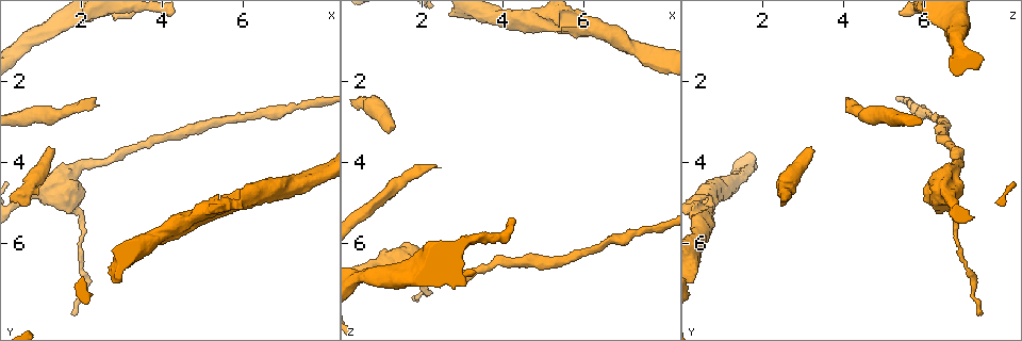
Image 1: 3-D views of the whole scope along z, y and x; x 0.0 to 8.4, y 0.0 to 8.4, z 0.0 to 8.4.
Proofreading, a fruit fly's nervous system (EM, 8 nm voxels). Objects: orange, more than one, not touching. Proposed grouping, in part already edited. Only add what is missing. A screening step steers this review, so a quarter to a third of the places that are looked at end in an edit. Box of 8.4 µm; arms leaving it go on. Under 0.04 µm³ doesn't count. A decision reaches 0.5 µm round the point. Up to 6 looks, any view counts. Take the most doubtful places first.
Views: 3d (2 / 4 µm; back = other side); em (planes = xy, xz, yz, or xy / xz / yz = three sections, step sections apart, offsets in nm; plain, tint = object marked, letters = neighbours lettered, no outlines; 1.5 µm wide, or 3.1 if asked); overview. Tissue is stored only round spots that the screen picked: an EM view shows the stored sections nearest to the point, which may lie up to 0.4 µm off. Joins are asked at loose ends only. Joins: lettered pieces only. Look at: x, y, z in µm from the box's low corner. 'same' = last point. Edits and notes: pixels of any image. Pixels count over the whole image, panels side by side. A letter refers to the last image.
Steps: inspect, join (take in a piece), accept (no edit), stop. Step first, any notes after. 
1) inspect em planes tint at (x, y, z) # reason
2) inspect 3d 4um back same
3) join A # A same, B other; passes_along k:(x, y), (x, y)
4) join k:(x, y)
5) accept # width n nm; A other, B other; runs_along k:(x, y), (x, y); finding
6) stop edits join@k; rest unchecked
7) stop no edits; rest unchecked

inspect 3d 4um at (2.40, 2.60, 4.15) # an open end

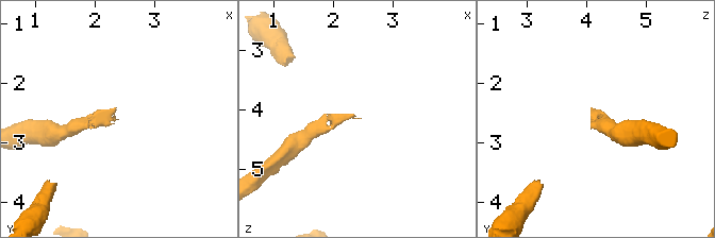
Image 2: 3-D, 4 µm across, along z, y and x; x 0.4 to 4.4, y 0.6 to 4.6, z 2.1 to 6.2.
inspect em yz step 8 letters at (2.35, 2.65, 4.15) # now the EM

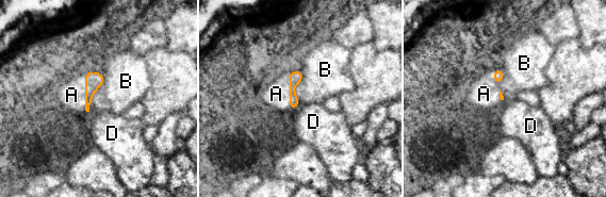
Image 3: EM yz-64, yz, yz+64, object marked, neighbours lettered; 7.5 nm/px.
join A # A same, B other, D other; the neuron continues

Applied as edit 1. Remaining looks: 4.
inspect 3d 2um at (1.20, 3.60, 3.15) # an open end

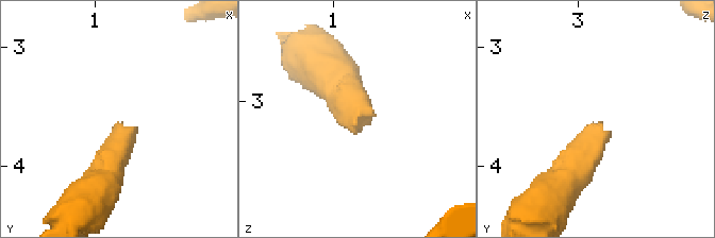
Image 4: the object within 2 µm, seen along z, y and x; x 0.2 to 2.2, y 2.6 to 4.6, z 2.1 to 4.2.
inspect em xz step 8 letters at (1.18, 3.62, 3.20)

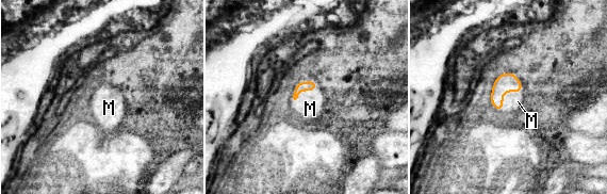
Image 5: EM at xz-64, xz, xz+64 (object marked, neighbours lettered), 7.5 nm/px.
join M # M same; it goes on there

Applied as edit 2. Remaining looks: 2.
stop edits join@3, join@5; rest unchecked

